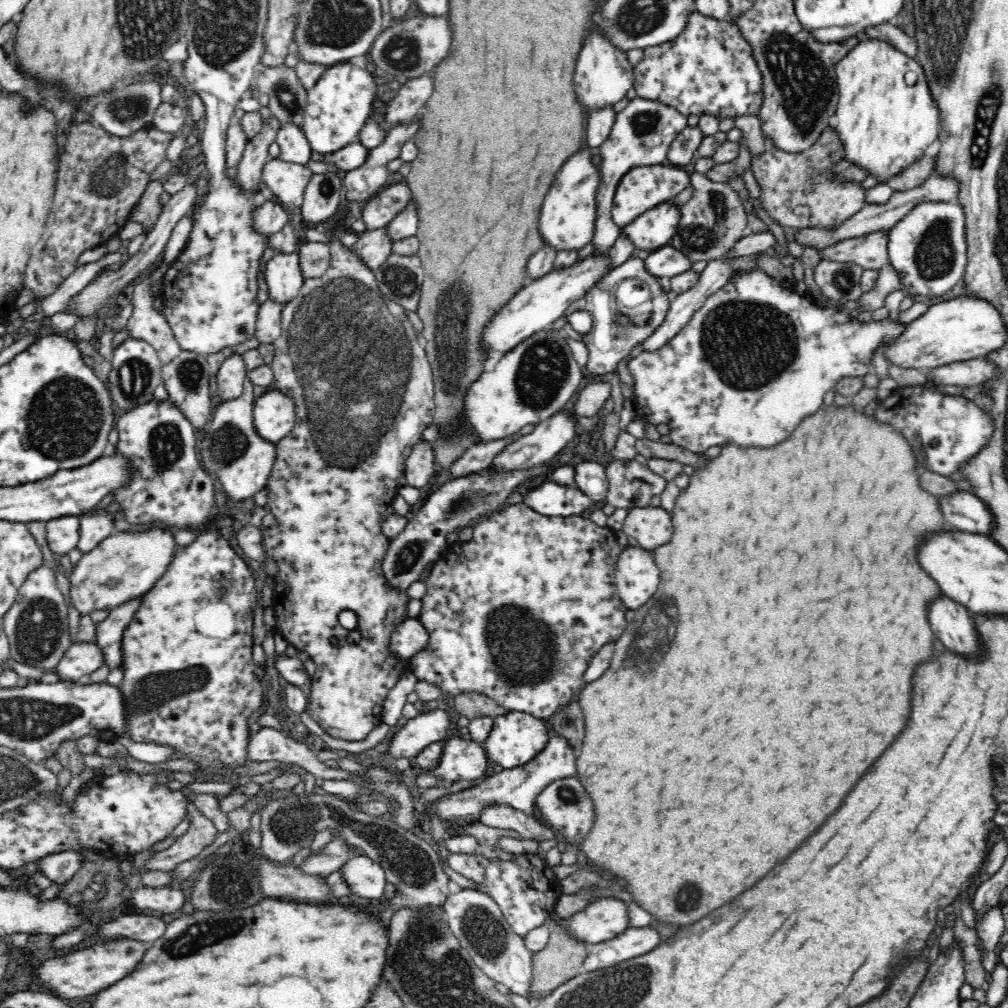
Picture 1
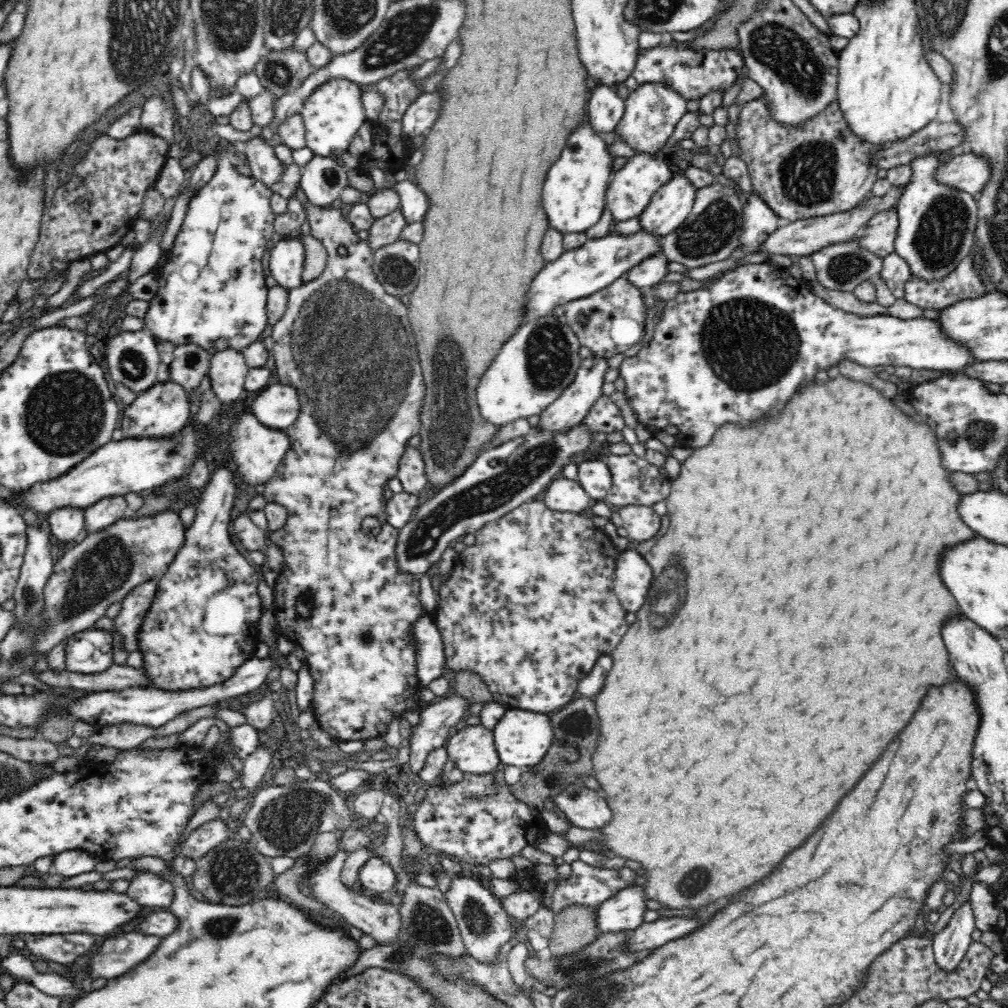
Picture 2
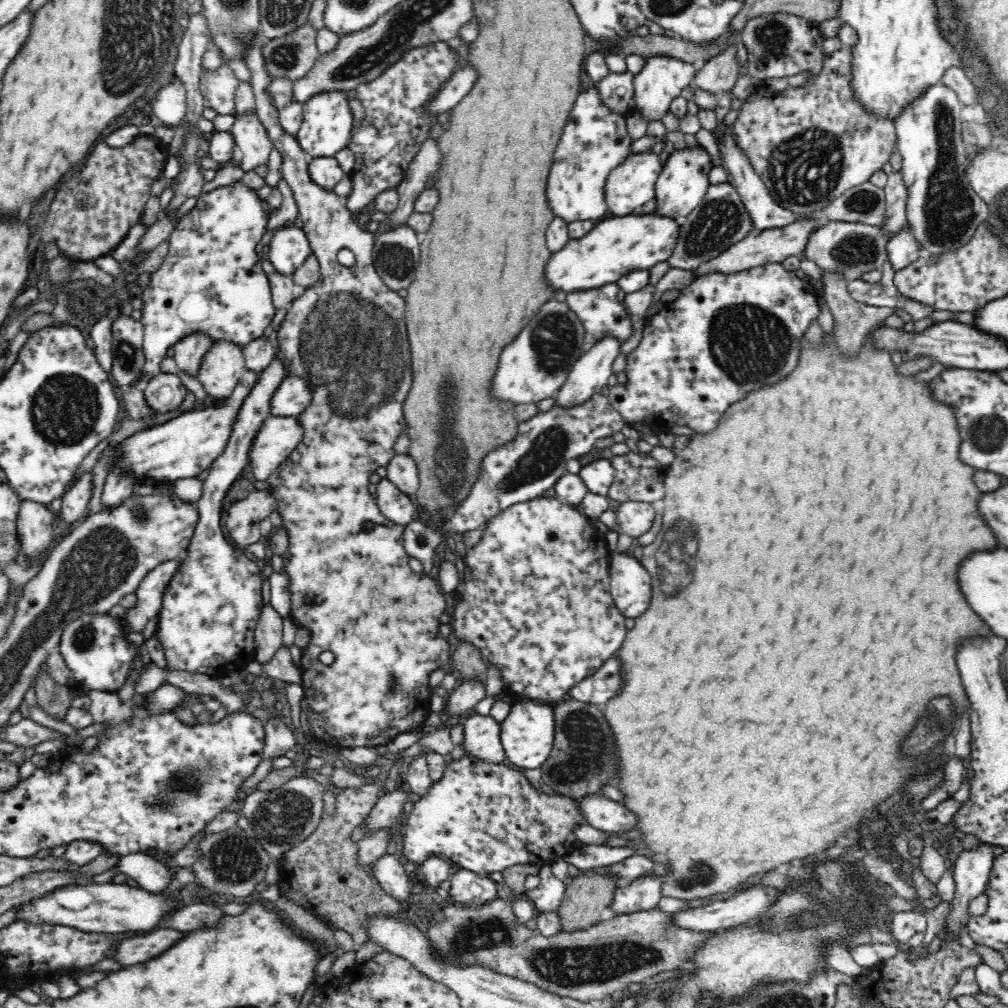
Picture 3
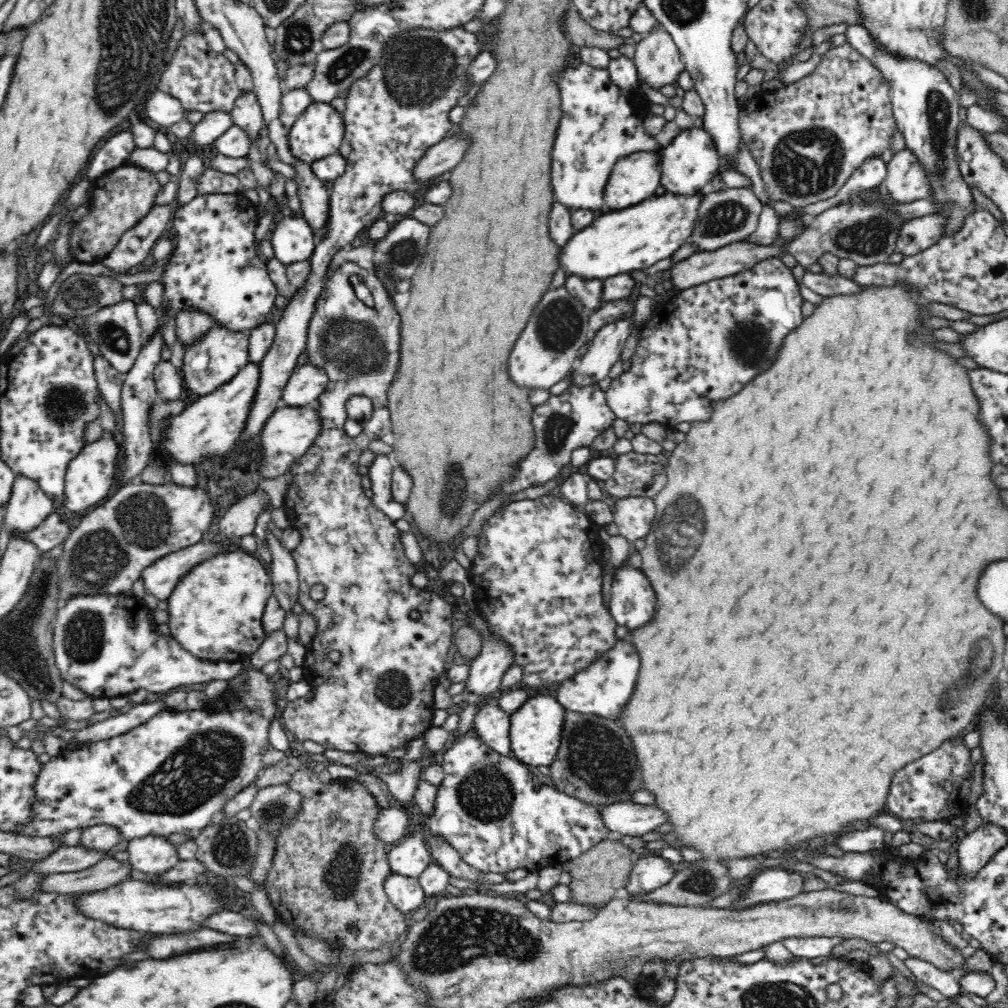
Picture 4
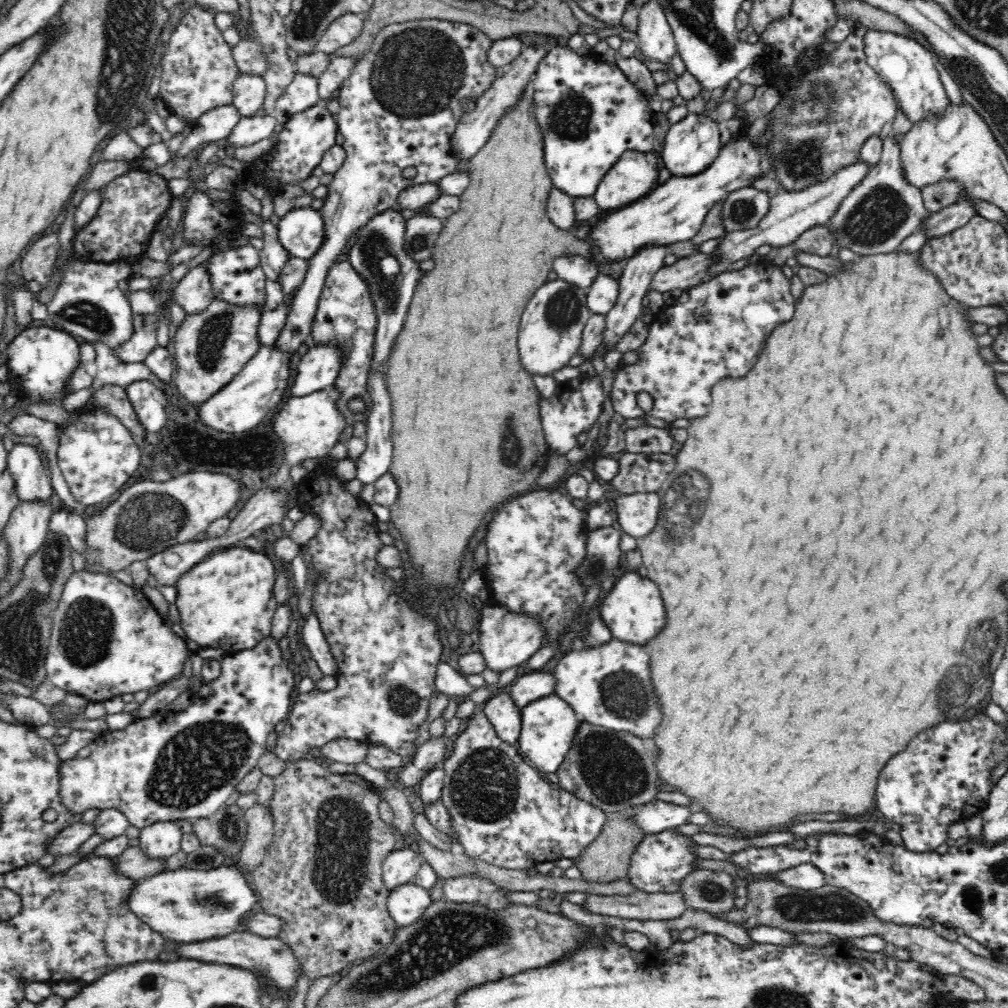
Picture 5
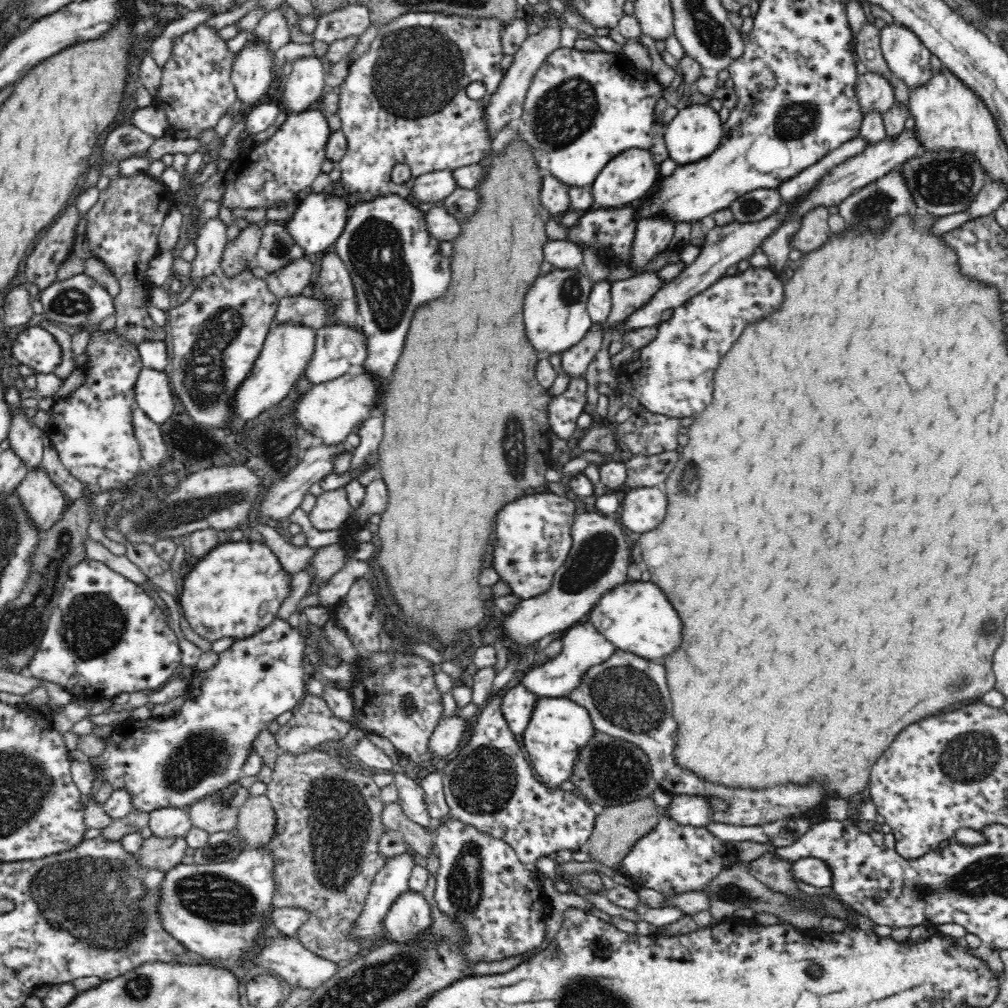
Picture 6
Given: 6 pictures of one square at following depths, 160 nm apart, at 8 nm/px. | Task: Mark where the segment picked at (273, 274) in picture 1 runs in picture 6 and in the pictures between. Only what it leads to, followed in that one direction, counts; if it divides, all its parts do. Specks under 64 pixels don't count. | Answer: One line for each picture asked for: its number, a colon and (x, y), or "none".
2: (286, 257)
3: (289, 247)
4: (292, 239)
5: (301, 231)
6: (319, 219)

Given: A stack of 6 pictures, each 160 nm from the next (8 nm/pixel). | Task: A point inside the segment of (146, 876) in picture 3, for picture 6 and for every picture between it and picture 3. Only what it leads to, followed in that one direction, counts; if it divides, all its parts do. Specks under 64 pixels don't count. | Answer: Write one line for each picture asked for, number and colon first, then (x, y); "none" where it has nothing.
4: (153, 855)
5: (160, 840)
6: (169, 823)

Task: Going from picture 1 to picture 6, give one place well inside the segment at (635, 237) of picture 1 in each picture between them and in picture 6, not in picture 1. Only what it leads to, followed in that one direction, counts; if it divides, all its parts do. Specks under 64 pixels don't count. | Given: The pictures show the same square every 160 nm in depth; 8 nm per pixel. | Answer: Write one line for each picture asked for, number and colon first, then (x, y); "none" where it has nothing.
2: (671, 205)
3: (683, 183)
4: (689, 163)
5: (690, 147)
6: (696, 132)

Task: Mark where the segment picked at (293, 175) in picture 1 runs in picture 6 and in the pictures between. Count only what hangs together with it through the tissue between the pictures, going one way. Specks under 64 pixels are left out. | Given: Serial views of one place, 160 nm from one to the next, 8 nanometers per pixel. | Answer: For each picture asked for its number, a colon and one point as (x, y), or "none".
2: (265, 166)
3: (253, 145)
4: (246, 114)
5: (249, 92)
6: (252, 74)

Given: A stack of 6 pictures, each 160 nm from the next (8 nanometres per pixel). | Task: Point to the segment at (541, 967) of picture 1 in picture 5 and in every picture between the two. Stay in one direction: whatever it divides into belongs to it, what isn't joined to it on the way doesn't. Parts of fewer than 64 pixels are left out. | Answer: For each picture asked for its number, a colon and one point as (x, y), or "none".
2: (574, 927)
3: (588, 894)
4: (597, 875)
5: (607, 859)

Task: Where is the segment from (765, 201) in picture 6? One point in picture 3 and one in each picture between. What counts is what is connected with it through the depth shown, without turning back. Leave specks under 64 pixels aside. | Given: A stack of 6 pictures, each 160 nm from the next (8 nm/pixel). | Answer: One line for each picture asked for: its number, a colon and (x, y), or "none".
3: (721, 220)
4: (726, 216)
5: (743, 209)

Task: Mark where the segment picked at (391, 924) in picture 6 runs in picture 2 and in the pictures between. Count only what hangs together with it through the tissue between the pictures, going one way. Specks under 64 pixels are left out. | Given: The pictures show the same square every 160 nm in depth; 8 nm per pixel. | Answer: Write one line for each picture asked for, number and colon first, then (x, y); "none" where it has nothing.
2: (376, 877)
3: (391, 876)
4: (406, 894)
5: (406, 903)

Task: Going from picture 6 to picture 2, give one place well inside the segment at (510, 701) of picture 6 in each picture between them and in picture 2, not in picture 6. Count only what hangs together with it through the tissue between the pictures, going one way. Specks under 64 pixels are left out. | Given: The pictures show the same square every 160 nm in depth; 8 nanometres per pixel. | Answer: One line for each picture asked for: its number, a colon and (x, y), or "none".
2: (471, 749)
3: (481, 734)
4: (491, 724)
5: (504, 716)

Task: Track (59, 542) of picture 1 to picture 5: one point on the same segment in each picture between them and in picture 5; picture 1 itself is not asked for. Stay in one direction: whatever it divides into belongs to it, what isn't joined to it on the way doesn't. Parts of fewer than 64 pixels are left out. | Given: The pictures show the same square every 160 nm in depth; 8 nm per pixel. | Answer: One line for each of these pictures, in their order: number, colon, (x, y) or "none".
2: (66, 523)
3: (73, 509)
4: (89, 478)
5: (96, 454)

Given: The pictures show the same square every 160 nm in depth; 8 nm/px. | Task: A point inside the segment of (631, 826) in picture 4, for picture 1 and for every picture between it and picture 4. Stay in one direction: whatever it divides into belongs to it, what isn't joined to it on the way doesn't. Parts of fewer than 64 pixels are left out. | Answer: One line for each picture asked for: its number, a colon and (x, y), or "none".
1: (564, 803)
2: (584, 808)
3: (598, 811)

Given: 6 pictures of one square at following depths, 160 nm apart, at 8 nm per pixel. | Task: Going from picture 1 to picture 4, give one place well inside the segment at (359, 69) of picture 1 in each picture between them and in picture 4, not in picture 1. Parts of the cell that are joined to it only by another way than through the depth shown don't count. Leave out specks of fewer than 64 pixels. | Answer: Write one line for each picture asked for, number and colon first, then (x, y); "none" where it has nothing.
2: (333, 113)
3: (328, 123)
4: (319, 131)

